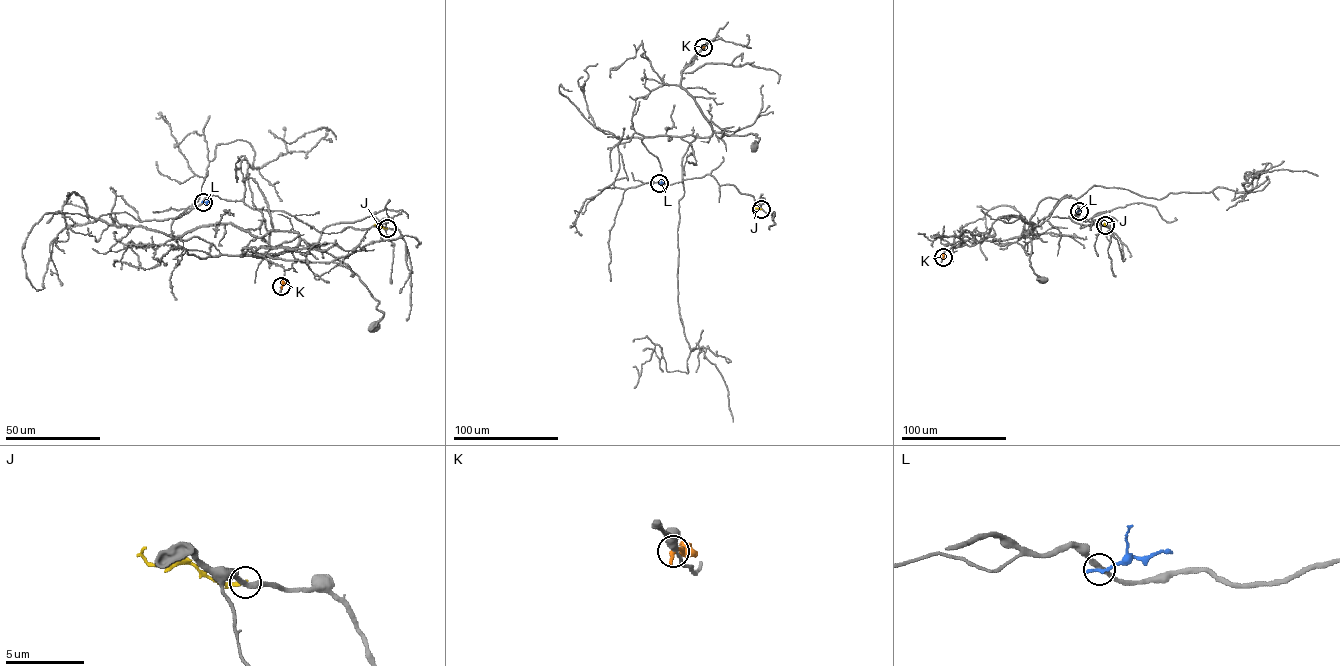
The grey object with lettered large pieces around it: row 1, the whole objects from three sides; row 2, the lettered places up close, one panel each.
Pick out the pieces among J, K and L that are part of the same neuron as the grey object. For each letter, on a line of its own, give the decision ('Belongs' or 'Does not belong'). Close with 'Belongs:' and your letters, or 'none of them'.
J: Does not belong
K: Does not belong
L: Does not belong
Belongs: none of them

